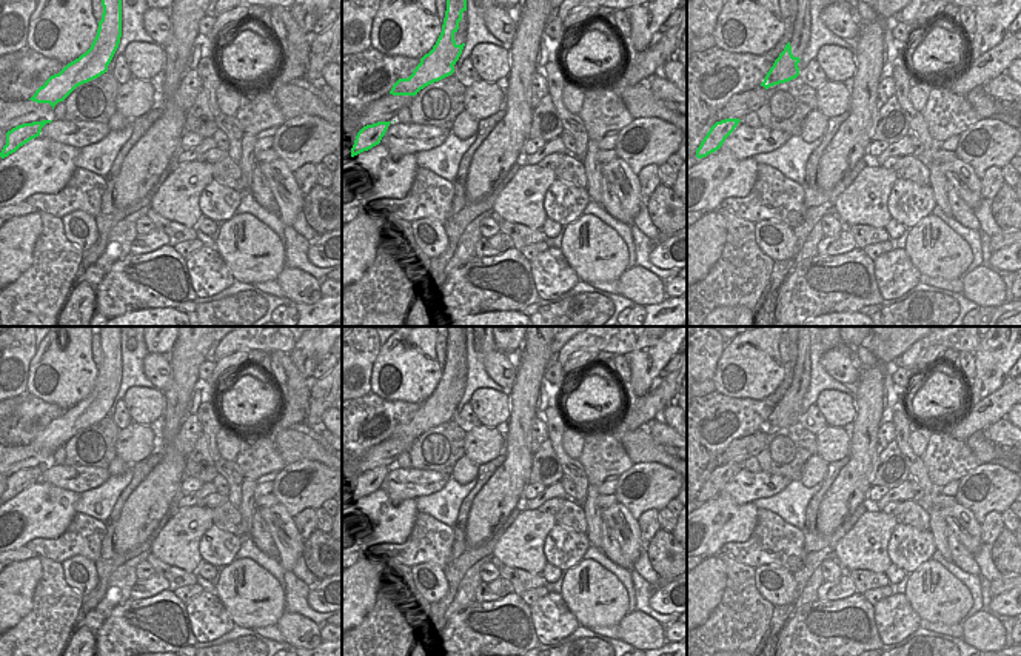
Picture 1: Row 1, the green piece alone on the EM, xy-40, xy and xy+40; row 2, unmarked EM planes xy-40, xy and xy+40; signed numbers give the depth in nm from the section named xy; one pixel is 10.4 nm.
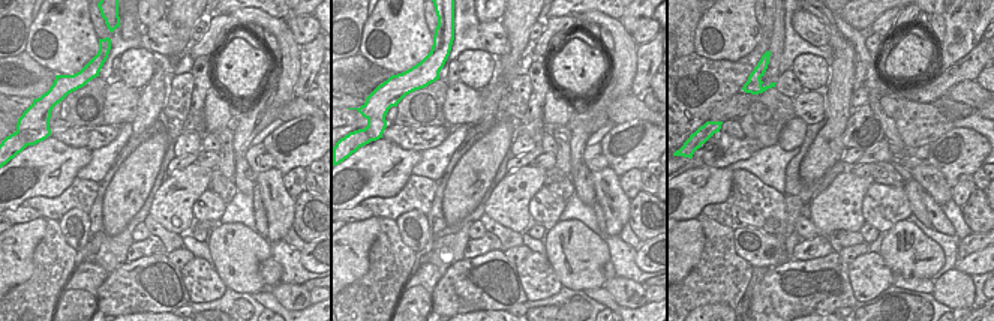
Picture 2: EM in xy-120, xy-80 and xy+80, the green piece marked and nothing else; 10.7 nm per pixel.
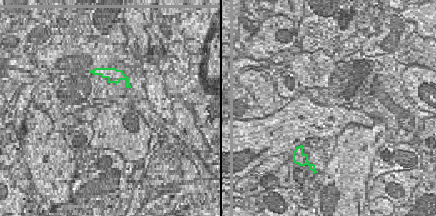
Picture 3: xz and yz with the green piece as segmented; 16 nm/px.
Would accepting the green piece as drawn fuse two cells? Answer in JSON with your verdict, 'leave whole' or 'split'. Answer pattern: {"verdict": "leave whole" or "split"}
{"verdict": "split"}

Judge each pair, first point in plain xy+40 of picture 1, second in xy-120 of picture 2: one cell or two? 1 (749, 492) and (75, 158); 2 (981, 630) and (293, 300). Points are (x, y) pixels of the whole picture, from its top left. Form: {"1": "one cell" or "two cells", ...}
{"1": "two cells", "2": "one cell"}

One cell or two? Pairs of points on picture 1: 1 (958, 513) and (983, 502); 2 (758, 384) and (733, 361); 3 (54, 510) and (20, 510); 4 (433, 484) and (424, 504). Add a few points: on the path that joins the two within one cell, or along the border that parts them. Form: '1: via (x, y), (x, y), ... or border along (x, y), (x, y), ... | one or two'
1: border along (957, 502), (966, 507), (980, 525) | two
2: via (753, 378), (739, 365) | one
3: via (46, 510), (28, 510) | one
4: border along (450, 478), (441, 488), (416, 499) | two

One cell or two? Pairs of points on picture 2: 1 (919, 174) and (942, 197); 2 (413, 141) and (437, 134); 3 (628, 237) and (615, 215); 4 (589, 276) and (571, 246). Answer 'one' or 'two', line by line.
1: one
2: one
3: two
4: one

